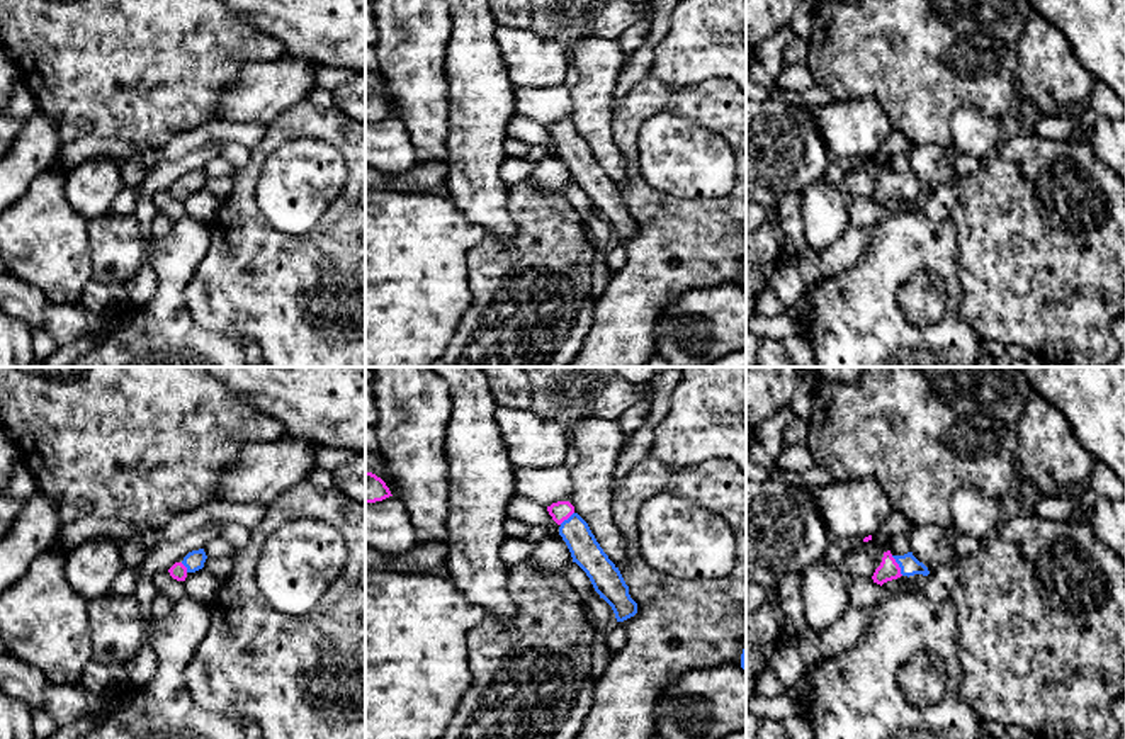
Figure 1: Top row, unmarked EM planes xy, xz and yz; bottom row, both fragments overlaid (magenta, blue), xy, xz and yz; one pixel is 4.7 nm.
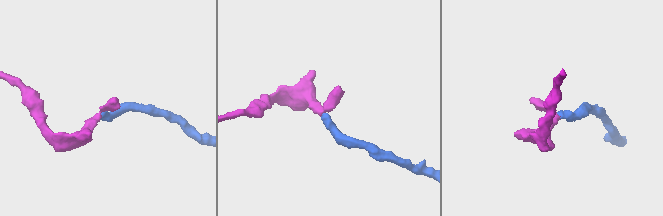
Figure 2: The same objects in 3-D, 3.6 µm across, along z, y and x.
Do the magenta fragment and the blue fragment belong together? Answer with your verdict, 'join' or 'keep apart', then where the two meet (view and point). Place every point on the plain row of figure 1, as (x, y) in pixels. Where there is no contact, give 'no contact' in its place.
join; meets magenta in yz at (898, 186)

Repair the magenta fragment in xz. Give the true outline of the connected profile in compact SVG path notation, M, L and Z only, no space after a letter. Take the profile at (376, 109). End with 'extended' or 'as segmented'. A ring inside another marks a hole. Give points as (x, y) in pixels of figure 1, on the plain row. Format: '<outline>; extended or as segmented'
M365 92L365 124L393 116L386 102L372 92Z; as segmented

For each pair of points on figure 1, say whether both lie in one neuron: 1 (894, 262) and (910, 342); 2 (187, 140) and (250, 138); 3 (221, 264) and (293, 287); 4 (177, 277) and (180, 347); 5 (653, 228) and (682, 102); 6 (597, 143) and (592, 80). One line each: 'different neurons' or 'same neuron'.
1: same neuron
2: same neuron
3: same neuron
4: same neuron
5: same neuron
6: same neuron

